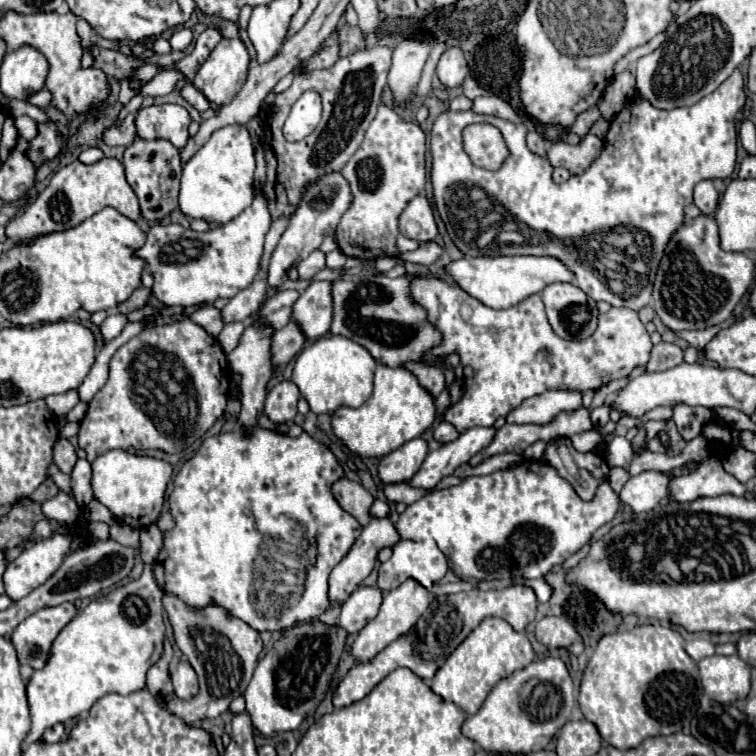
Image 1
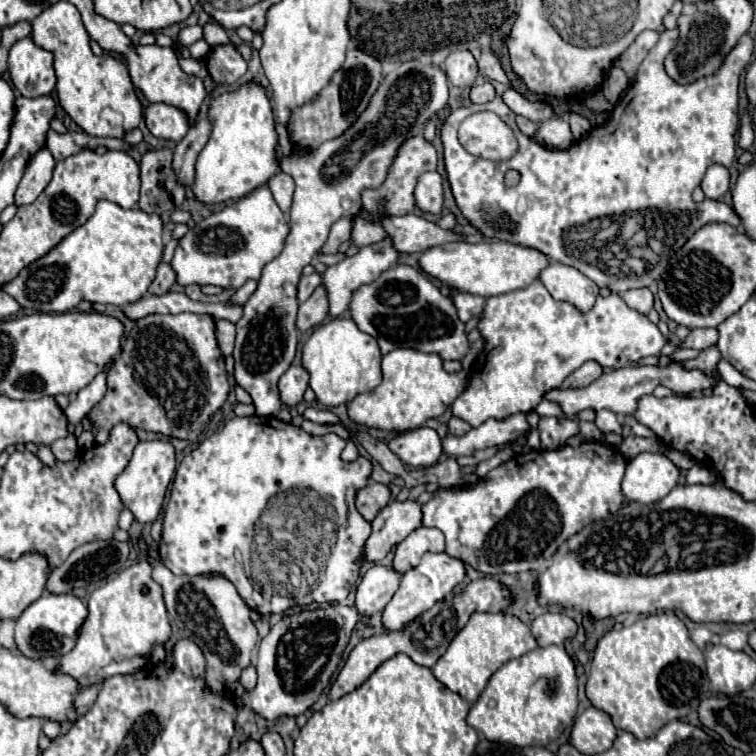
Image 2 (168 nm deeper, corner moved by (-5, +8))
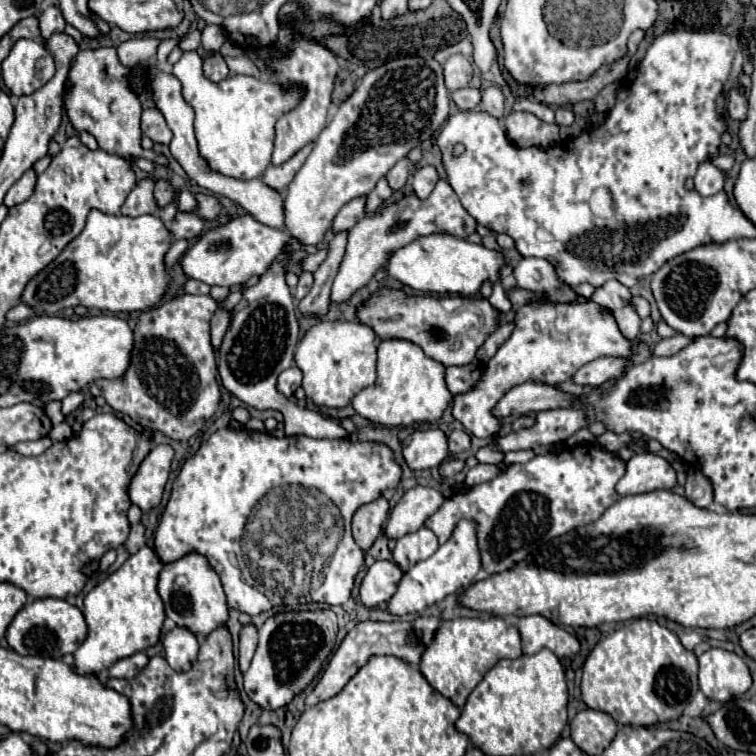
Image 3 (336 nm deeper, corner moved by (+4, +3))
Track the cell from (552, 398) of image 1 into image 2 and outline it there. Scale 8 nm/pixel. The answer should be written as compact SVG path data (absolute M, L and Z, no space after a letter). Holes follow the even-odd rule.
M589 360L589 362L585 362L581 368L577 368L571 376L567 376L563 384L577 384L577 386L585 386L585 384L595 382L601 374L603 374L601 364Z

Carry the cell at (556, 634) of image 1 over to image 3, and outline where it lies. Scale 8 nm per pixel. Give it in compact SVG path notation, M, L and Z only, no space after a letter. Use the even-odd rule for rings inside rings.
M540 615L520 617L518 631L522 635L522 651L526 655L534 655L540 649L550 649L556 657L574 657L580 651L580 643L572 633Z

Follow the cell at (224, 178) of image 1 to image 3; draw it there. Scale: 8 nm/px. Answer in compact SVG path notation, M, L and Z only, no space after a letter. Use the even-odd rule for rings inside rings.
M186 51L174 65L174 75L182 83L184 99L196 111L196 139L200 157L208 161L210 169L236 179L256 179L272 161L274 123L280 115L290 111L302 97L298 89L282 95L280 87L272 81L260 81L246 75L228 77L212 83L202 73L202 59L196 51Z

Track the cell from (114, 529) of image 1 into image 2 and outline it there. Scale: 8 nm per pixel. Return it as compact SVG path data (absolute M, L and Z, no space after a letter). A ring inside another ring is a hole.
M155 560L153 580L161 584L167 612L171 620L181 628L183 636L193 640L207 658L205 680L215 692L227 690L239 680L241 670L251 664L251 652L259 640L257 628L249 618L249 606L239 596L237 588L221 574L199 574L199 576L175 576L163 562Z

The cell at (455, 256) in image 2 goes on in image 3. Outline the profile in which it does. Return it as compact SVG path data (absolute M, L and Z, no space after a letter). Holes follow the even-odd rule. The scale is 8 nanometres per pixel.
M426 235L394 251L386 269L390 277L396 277L404 285L422 293L458 293L474 297L486 281L492 285L500 281L500 271L506 263L502 251L486 249L484 245L468 243L452 235Z

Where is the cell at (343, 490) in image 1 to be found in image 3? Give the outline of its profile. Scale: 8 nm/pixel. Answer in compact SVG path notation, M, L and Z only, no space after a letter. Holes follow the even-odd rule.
M378 497L376 501L362 505L352 517L352 533L362 549L368 549L382 533L382 523L388 517L388 501Z

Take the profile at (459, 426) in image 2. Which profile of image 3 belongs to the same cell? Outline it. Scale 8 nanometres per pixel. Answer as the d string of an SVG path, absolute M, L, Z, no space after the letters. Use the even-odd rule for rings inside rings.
M454 429L450 435L448 435L448 445L450 445L450 451L454 453L462 453L470 447L470 435L462 429Z

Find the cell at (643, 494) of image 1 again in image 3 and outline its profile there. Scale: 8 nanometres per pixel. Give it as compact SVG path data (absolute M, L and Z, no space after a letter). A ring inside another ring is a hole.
M640 453L626 463L626 473L616 483L616 491L618 495L640 495L656 489L672 489L674 485L676 471L666 459L654 453Z

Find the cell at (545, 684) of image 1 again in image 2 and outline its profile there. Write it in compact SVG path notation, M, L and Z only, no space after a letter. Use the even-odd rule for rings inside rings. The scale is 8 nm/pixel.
M535 648L521 658L505 662L487 682L471 706L467 724L483 732L487 740L513 746L547 746L573 724L577 713L575 664L565 648Z

